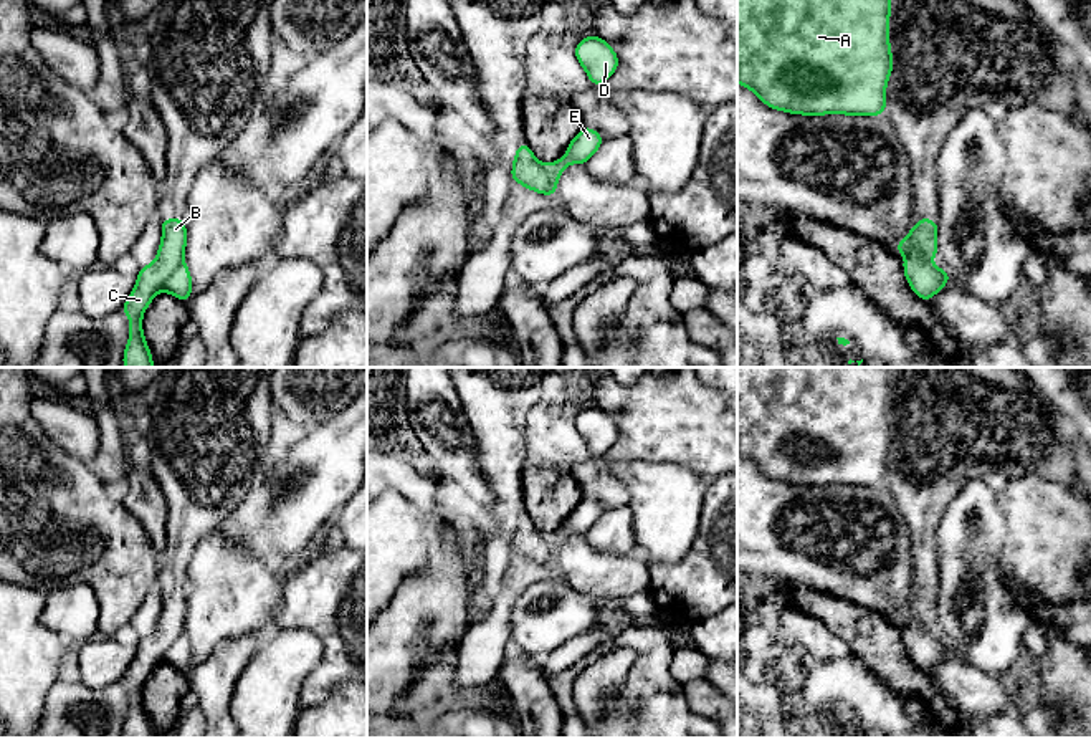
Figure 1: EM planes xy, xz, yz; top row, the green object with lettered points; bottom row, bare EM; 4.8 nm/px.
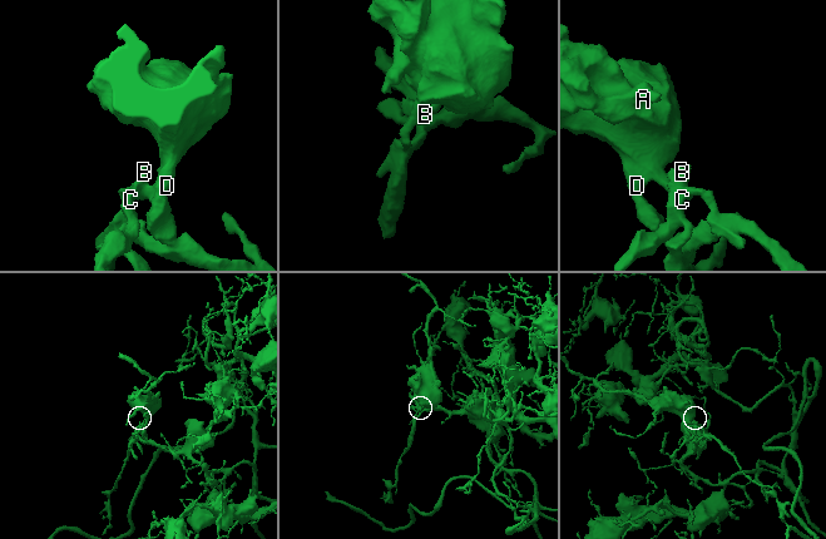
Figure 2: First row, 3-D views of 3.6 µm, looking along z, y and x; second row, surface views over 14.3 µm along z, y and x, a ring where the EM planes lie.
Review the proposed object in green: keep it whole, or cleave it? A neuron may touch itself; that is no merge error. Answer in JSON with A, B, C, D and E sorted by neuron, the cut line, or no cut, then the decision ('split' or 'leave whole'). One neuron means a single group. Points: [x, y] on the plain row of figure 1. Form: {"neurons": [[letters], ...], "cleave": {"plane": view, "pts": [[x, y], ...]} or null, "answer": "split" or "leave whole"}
{"neurons": [["A", "D", "E"], ["B", "C"]], "cleave": {"plane": "xy", "pts": [[182, 632], [157, 662]]}, "answer": "split"}

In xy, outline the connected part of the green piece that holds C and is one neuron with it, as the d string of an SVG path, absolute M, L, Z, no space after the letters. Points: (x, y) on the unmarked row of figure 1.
M180 587L165 589L162 594L162 611L155 630L142 637L137 654L121 678L129 687L131 705L124 721L126 738L152 738L154 730L142 703L142 685L160 662L164 652L183 634L187 616L187 596Z

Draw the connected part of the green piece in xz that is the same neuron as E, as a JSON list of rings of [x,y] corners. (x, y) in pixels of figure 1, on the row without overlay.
[[[582,498],[565,520],[565,528],[546,536],[549,543],[549,559],[546,566],[554,569],[557,551],[564,539],[569,534],[587,534],[587,531],[597,523],[602,513],[603,510],[595,500]]]

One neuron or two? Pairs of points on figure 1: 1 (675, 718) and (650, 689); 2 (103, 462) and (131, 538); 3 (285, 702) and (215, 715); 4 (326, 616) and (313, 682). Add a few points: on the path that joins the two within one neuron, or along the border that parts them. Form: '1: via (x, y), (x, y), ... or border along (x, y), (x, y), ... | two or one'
1: via (668, 712), (652, 695) | one
2: border along (88, 465), (103, 482) | two
3: border along (240, 674), (230, 702), (232, 720) | two
4: via (331, 632), (329, 666) | one

